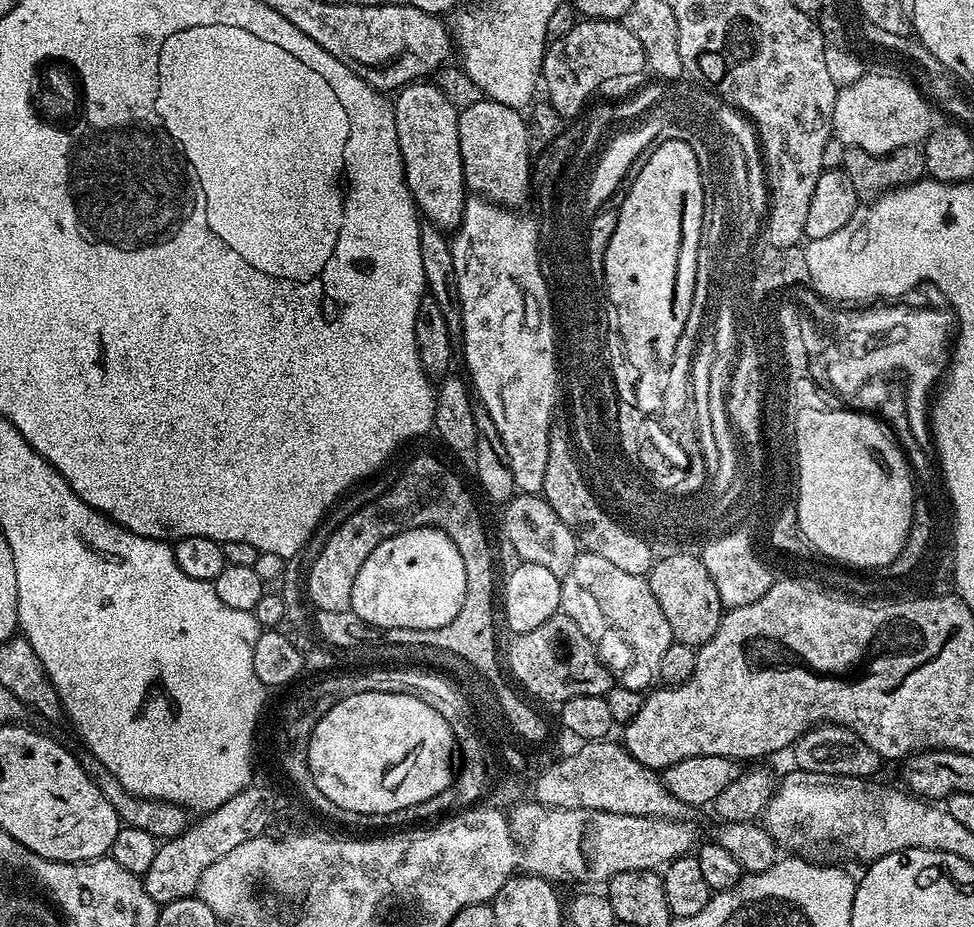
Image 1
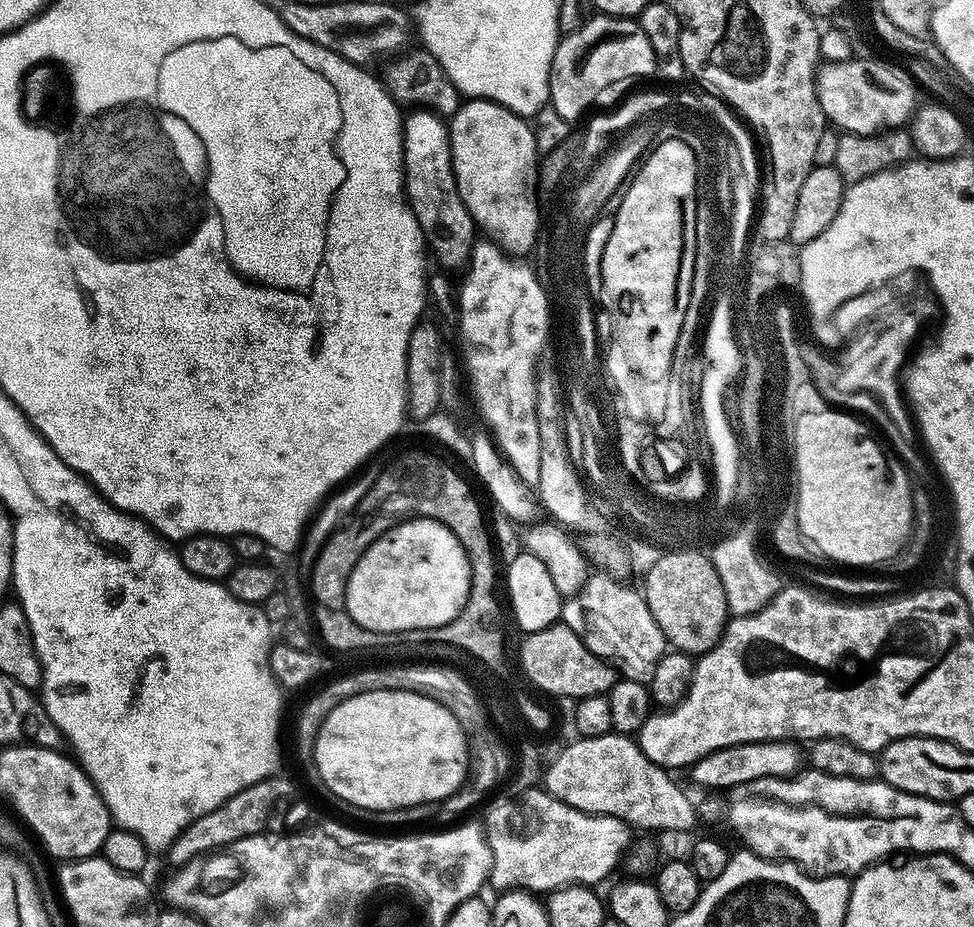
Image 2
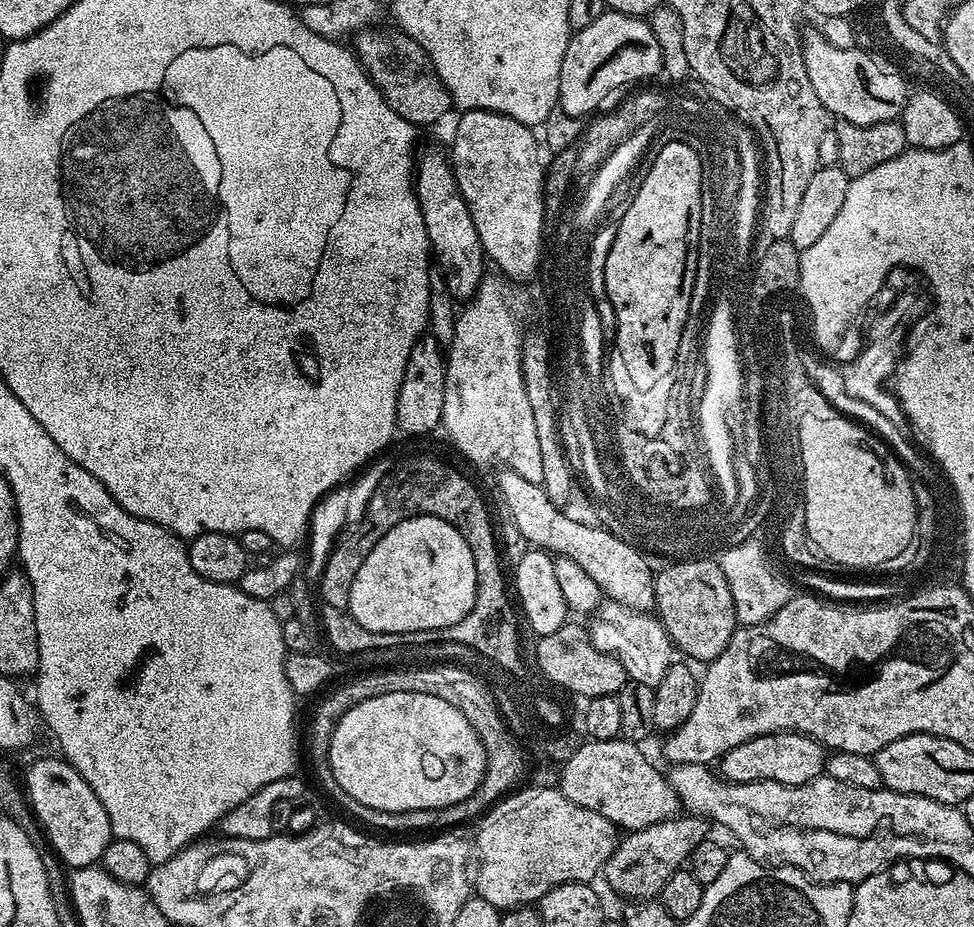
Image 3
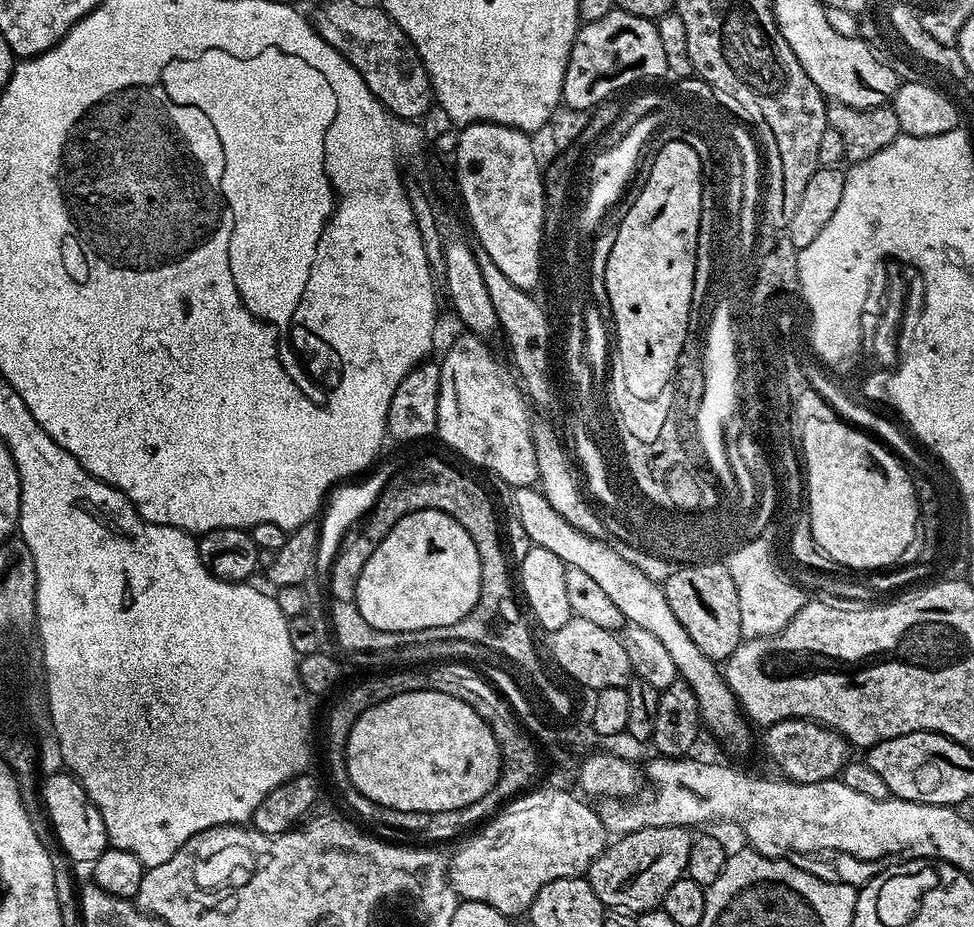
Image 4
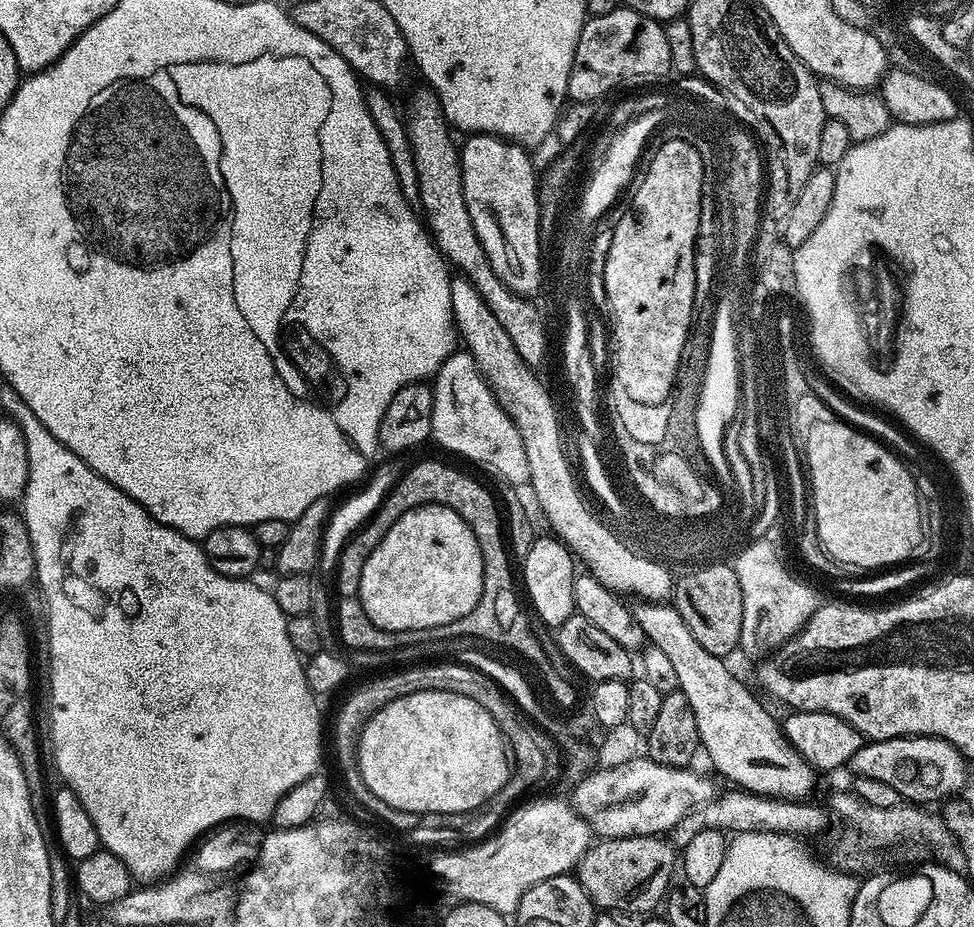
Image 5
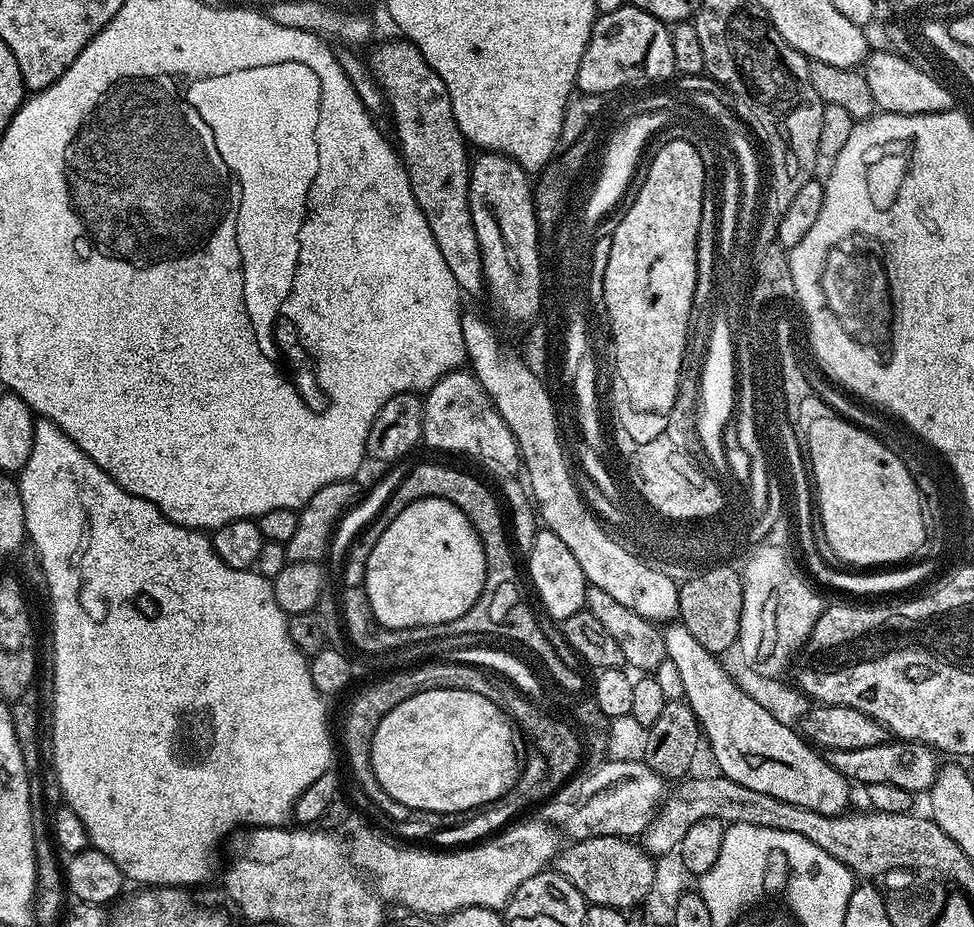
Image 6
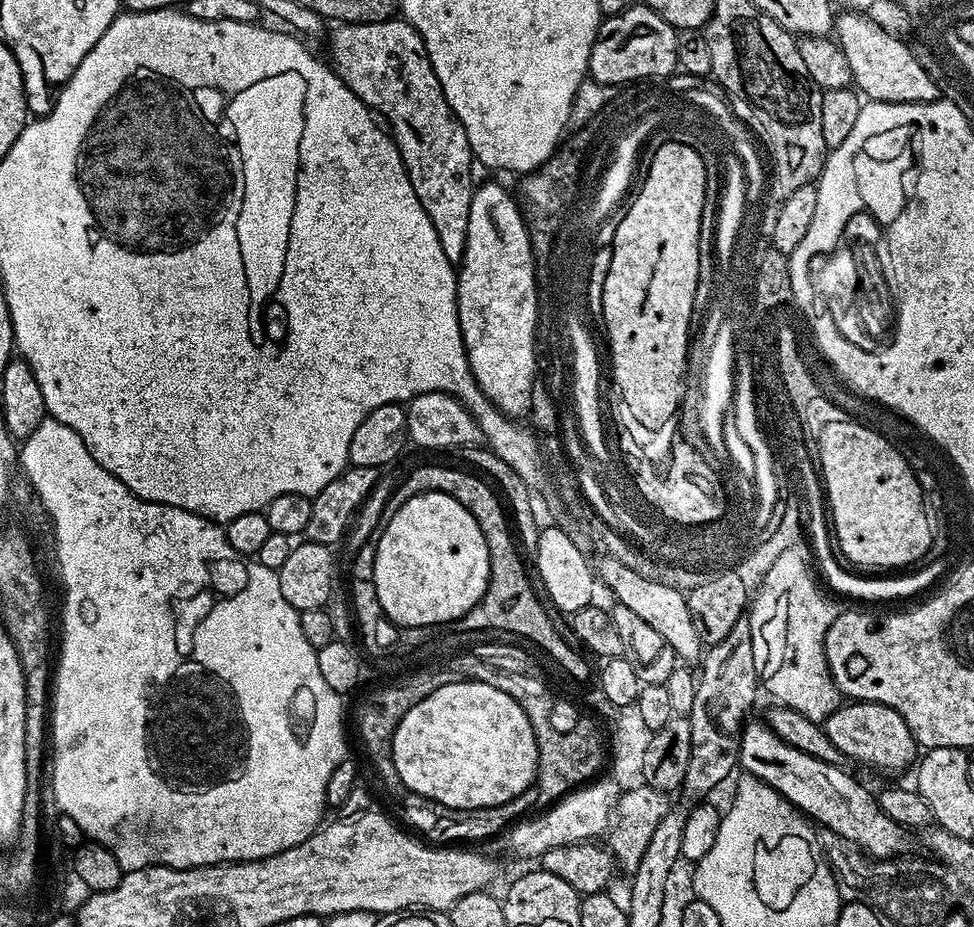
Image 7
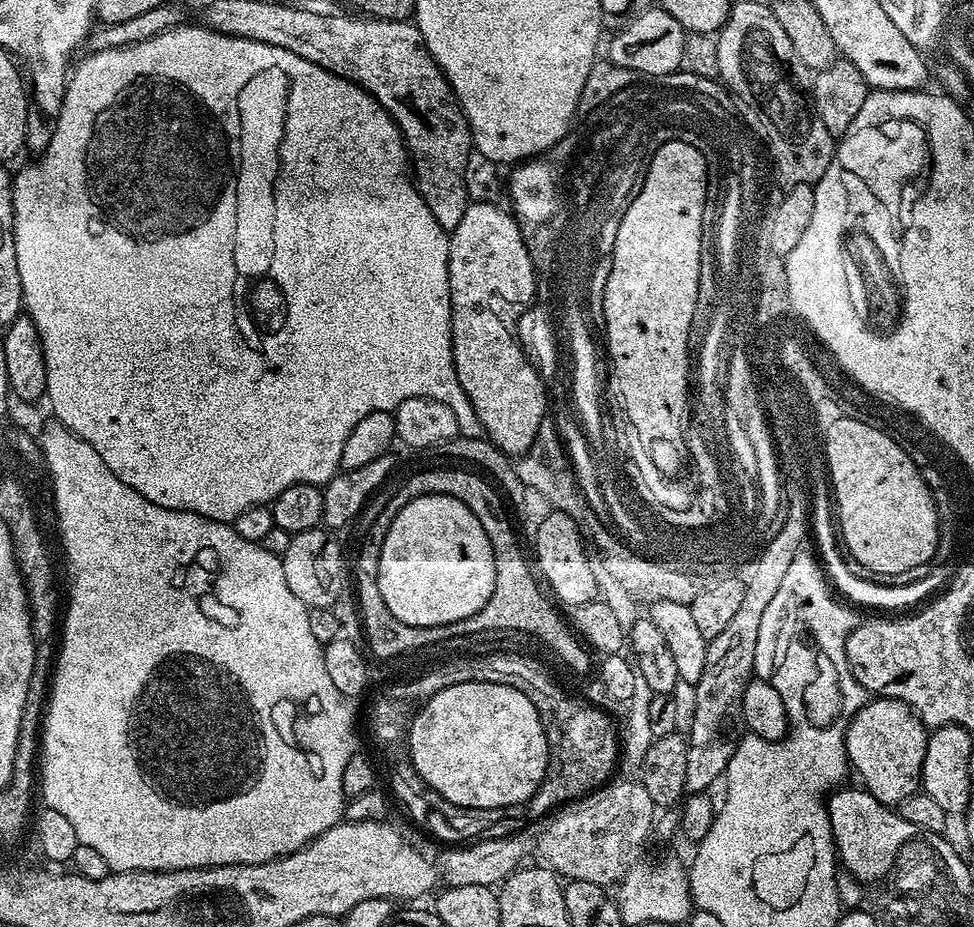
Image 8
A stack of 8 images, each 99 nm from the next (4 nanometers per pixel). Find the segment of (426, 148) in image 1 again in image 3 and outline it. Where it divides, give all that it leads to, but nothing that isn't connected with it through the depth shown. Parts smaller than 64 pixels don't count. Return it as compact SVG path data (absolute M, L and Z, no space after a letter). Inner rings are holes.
M428 152L421 160L419 157L414 168L414 191L422 210L428 247L444 276L446 290L456 302L471 301L484 281L486 257L484 247L480 245L478 230L474 230L474 218L470 218L470 210L460 196L456 176L445 153L443 156L440 152Z

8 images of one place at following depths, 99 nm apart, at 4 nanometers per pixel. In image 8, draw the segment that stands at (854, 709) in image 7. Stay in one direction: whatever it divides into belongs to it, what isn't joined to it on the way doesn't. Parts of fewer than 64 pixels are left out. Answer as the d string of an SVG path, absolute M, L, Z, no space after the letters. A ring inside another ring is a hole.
M887 698L869 699L868 703L862 706L862 710L858 710L858 714L854 714L854 718L848 721L844 745L848 751L851 771L857 772L864 779L863 787L874 798L878 798L878 802L898 806L921 787L920 775L922 774L922 762L926 758L929 735L929 729L924 727L924 723L916 717L916 712L906 702Z

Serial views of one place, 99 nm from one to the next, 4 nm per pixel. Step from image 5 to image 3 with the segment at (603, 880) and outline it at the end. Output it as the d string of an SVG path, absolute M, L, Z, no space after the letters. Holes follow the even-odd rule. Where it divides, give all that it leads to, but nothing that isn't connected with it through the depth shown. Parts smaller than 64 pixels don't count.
M680 814L670 820L663 820L654 826L646 826L638 828L627 833L628 836L619 841L614 850L614 854L610 856L604 864L602 880L605 880L614 891L628 902L638 900L655 900L660 895L662 886L666 886L666 882L670 882L670 878L674 878L676 872L681 871L691 861L694 846L698 846L706 839L705 821L699 816L691 814Z

